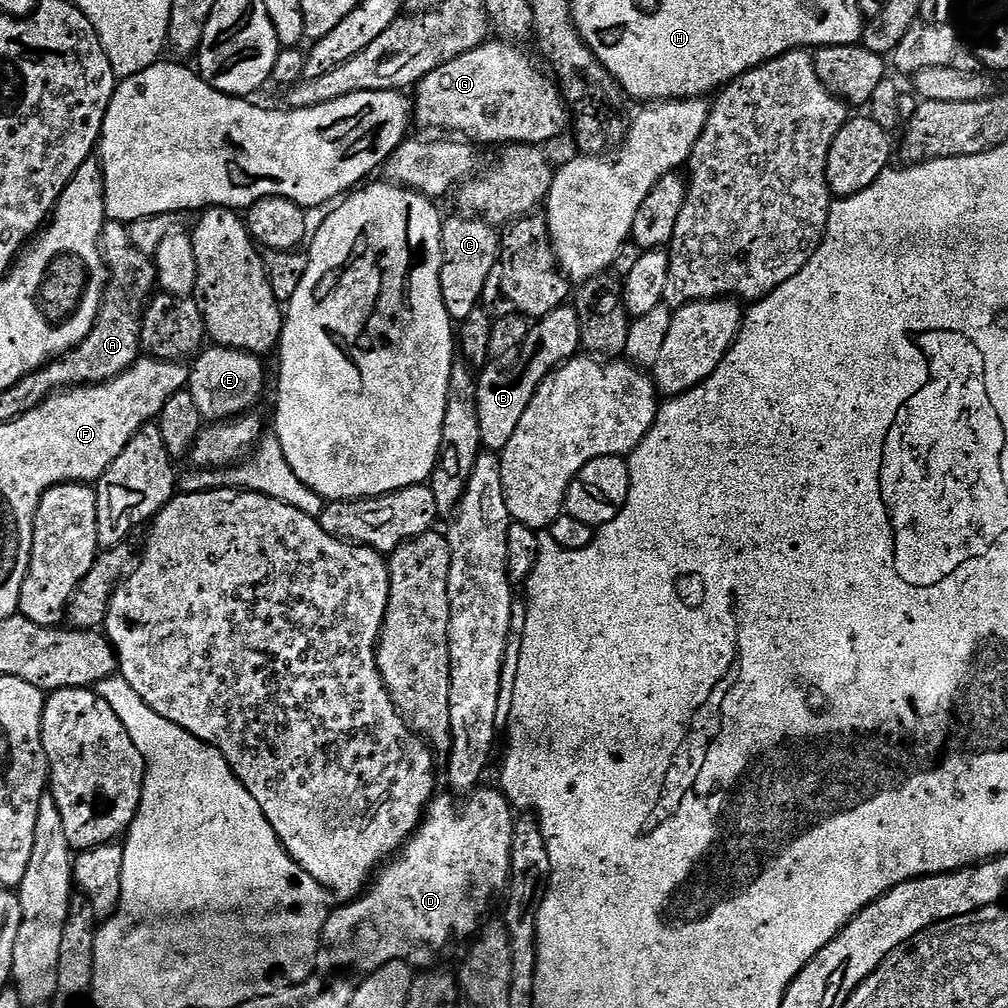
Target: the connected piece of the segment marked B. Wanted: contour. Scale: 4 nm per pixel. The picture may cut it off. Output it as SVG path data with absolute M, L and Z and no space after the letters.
M565 306L554 310L549 316L539 317L529 327L526 334L526 342L521 346L518 355L515 357L516 365L507 372L499 368L499 363L489 362L484 365L478 376L476 393L478 394L478 418L480 419L480 439L485 449L499 454L506 446L510 446L510 438L514 438L514 430L518 430L518 422L522 422L522 414L530 406L530 402L536 397L538 386L547 378L549 372L559 368L566 361L573 359L581 351L580 346L580 323L575 307Z

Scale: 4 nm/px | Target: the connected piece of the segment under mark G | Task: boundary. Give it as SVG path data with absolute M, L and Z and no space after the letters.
M485 42L470 54L430 70L415 85L415 123L417 120L424 128L445 128L448 134L465 132L472 142L548 146L570 124L570 113L555 79L543 67L540 69L522 47L512 42L492 43Z

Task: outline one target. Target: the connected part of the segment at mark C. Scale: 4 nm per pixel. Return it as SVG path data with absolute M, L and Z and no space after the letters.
M472 214L447 217L442 226L442 270L440 285L442 298L453 321L462 322L475 308L481 307L486 278L500 257L501 233L483 218Z

